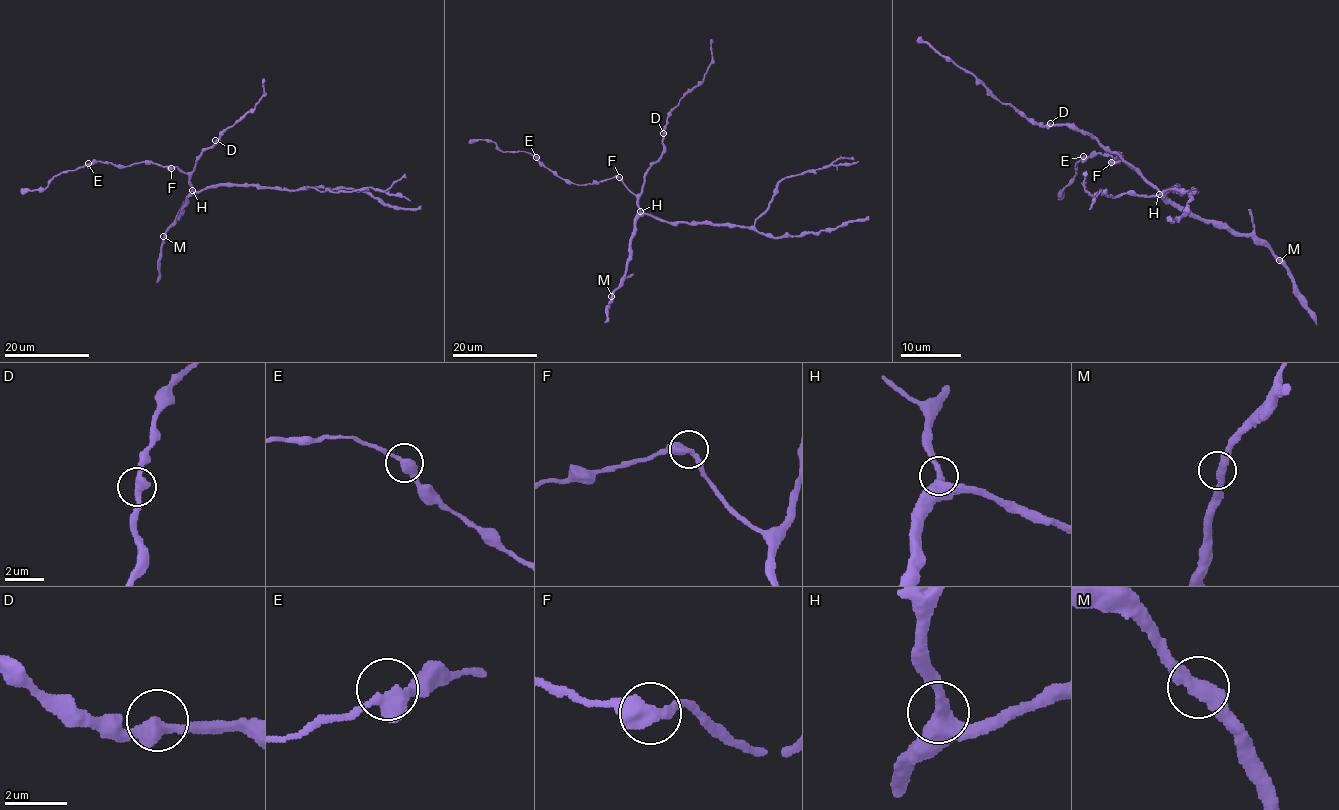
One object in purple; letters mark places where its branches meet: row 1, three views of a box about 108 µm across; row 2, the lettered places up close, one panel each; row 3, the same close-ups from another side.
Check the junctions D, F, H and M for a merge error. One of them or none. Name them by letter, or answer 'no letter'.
no letter

